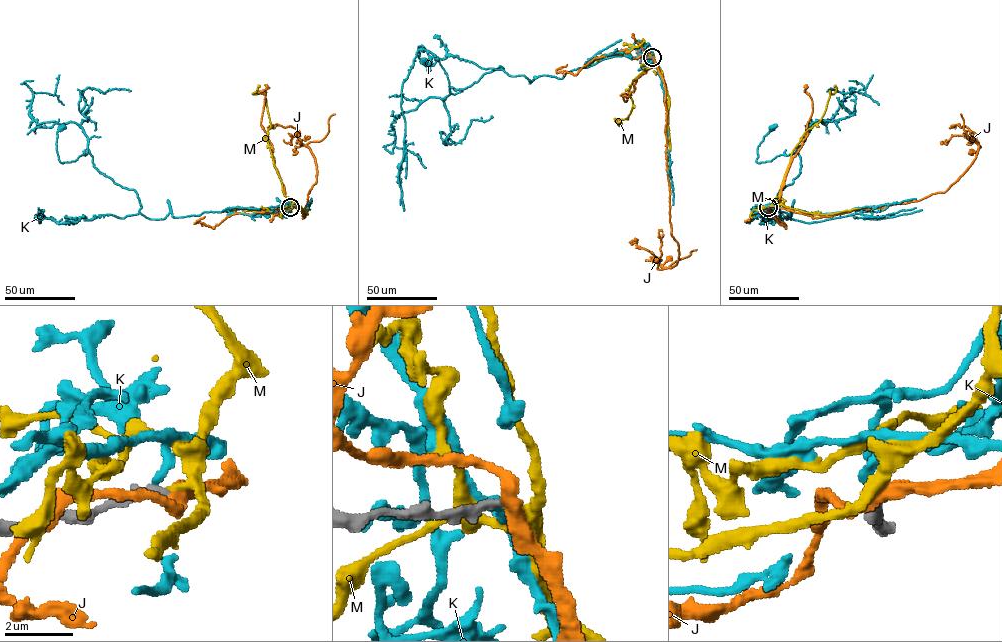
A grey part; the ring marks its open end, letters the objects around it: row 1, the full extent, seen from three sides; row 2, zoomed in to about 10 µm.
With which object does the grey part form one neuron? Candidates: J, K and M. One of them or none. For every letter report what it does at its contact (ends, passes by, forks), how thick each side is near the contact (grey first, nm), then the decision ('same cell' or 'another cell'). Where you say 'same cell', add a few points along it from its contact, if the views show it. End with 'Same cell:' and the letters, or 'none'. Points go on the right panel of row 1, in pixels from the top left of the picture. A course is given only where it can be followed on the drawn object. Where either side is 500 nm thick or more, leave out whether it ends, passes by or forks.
J: it passes by; 280 nm thick on the grey side, 420 nm on the other; another cell
K: it ends there; 340 nm thick on the grey side, 280 nm on the other; another cell
M: it passes by; 280 nm thick on the grey side, 180 nm on the other; same cell; it runs (768, 207), (778, 196), (792, 151), (803, 134), (820, 120), (829, 91), (833, 94), (836, 91), (834, 86)
Same cell: M

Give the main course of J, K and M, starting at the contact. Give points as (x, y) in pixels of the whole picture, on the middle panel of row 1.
J: (652, 57), (664, 85), (670, 222), (679, 258), (662, 267), (635, 240), (629, 242)
K: (652, 57), (615, 55), (561, 78), (532, 81), (499, 66), (456, 90), (422, 45), (423, 61)
M: (652, 57), (655, 62), (636, 77), (628, 89), (632, 106), (627, 119), (614, 119), (619, 125), (622, 123)

